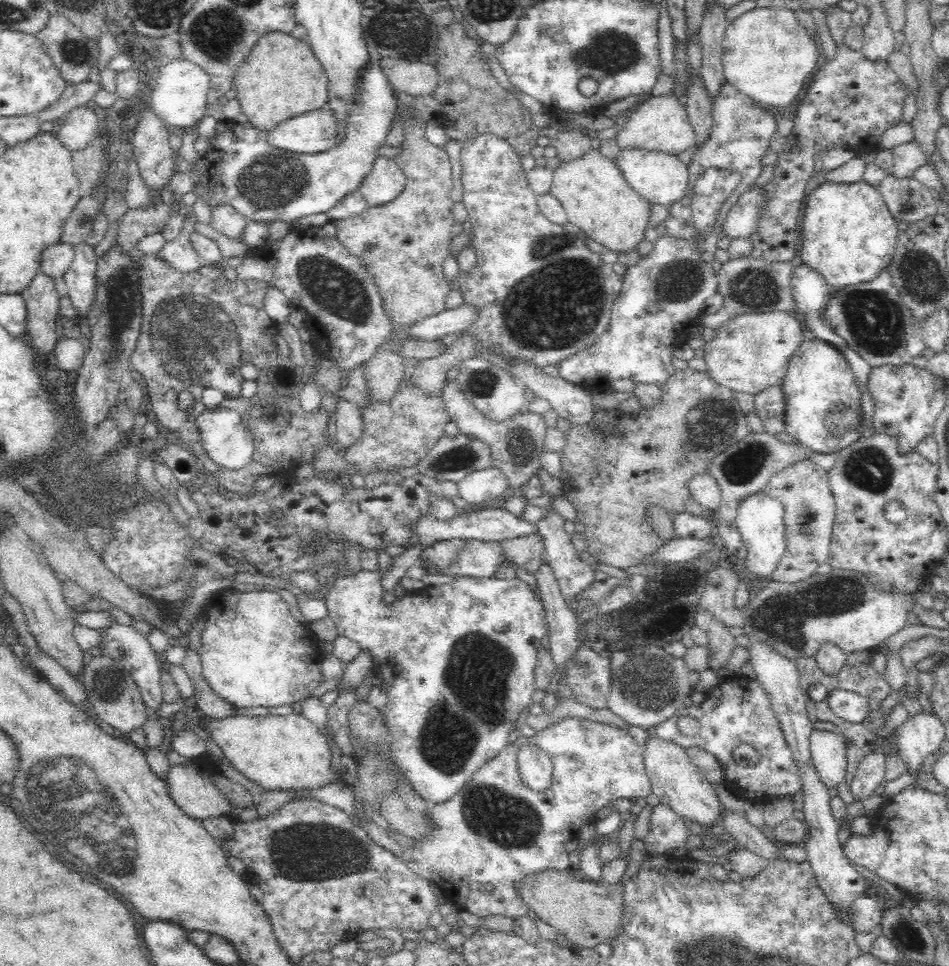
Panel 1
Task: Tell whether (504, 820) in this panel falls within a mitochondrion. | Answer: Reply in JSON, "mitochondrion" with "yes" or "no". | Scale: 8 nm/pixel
{"mitochondrion":"yes"}

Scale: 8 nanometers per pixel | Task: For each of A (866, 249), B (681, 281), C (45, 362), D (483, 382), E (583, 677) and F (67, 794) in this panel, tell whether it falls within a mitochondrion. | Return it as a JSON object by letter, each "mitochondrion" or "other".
{"A":"other","B":"mitochondrion","C":"other","D":"mitochondrion","E":"mitochondrion","F":"mitochondrion"}

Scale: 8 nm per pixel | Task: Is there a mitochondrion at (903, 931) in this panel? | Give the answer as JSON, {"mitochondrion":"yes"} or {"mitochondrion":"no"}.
{"mitochondrion":"yes"}

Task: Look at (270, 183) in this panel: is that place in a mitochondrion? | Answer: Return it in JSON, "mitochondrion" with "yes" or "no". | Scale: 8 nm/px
{"mitochondrion":"yes"}

